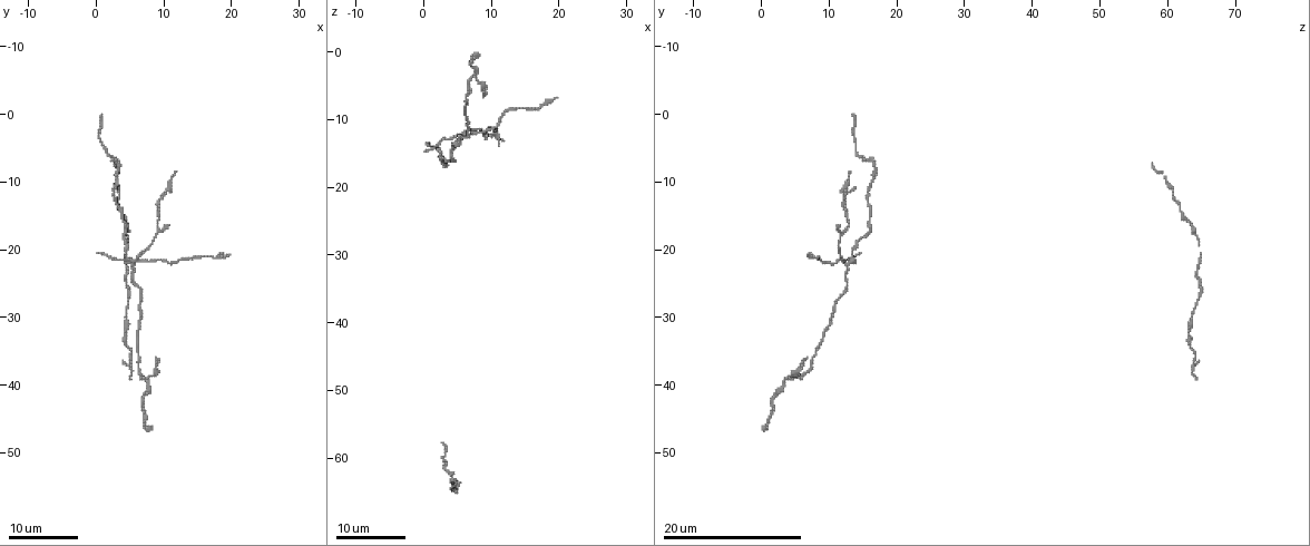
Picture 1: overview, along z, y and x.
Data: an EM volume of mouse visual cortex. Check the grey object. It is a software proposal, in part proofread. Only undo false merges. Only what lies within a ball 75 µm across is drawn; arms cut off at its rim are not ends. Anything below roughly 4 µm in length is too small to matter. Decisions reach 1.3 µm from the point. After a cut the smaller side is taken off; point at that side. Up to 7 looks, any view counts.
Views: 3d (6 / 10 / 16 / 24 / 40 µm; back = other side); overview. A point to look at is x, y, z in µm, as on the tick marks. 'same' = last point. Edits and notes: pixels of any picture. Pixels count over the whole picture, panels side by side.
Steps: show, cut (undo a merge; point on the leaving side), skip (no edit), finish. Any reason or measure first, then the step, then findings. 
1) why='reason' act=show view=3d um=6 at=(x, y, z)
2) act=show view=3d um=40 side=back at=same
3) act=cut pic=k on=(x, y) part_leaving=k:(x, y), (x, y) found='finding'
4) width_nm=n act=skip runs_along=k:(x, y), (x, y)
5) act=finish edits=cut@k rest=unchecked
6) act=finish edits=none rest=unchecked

why='three-way junction' act=show view=3d um=16 at=(7.5, 39.5, 3.5)

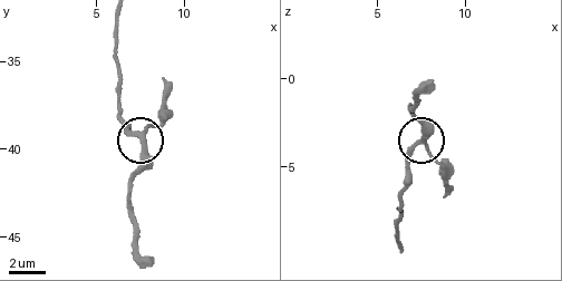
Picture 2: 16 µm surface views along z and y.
why='closer look' act=show view=3d um=10 at=(7.7, 39.1, 3.5)

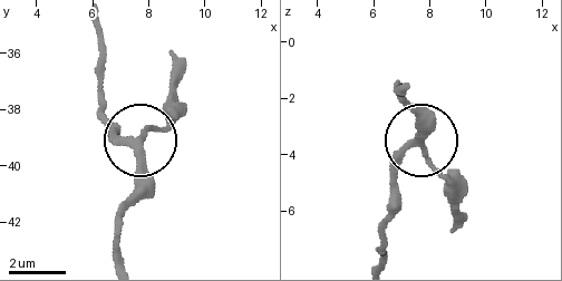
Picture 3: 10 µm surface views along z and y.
side_arm_um=5 act=skip runs_along=3:(100, 27), (100, 99), (114, 135), (143, 139), (184, 108) found='continuous, no second cell'

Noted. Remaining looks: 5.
why='thin arm on a thick one' act=show view=3d um=24 at=(5.5, 22.0, 12.5)

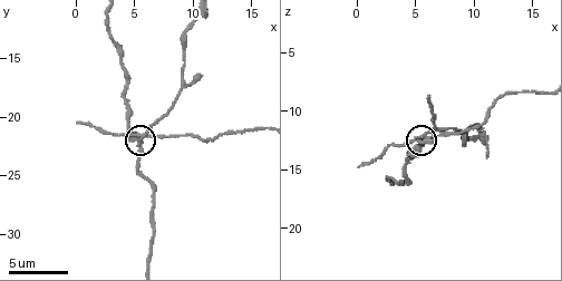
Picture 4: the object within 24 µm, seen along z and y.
why='closer look' act=show view=3d um=6 at=same

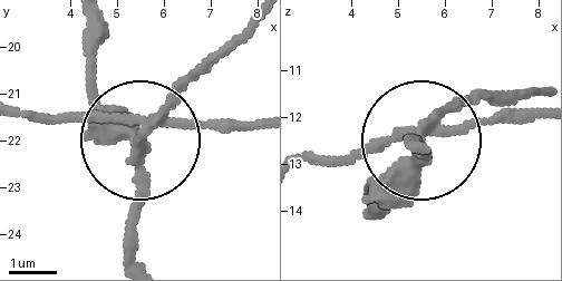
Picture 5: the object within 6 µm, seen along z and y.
side_arm_um=18 act=cut pic=5 on=(71, 119) part_leaving=5:(141, 148), (164, 128), (260, 120) found='two cells meet here'

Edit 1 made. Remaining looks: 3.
why='calibre changes' act=show view=3d um=16 at=(2.0, 6.0, 14.5)

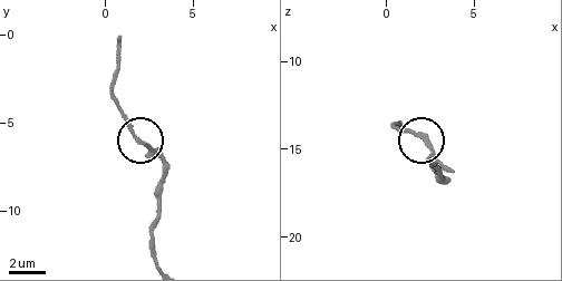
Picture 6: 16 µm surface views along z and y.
act=show view=3d um=10 at=(2.3, 6.3, 14.5)

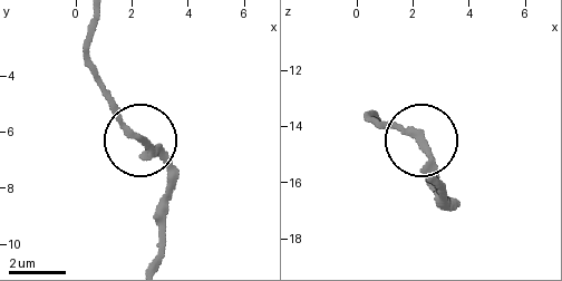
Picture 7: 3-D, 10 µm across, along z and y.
act=skip runs_along=7:(156, 258), (165, 222), (163, 164), (96, 80) found='one cell here'

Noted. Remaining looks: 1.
act=finish edits=cut@5 rest=unchecked

